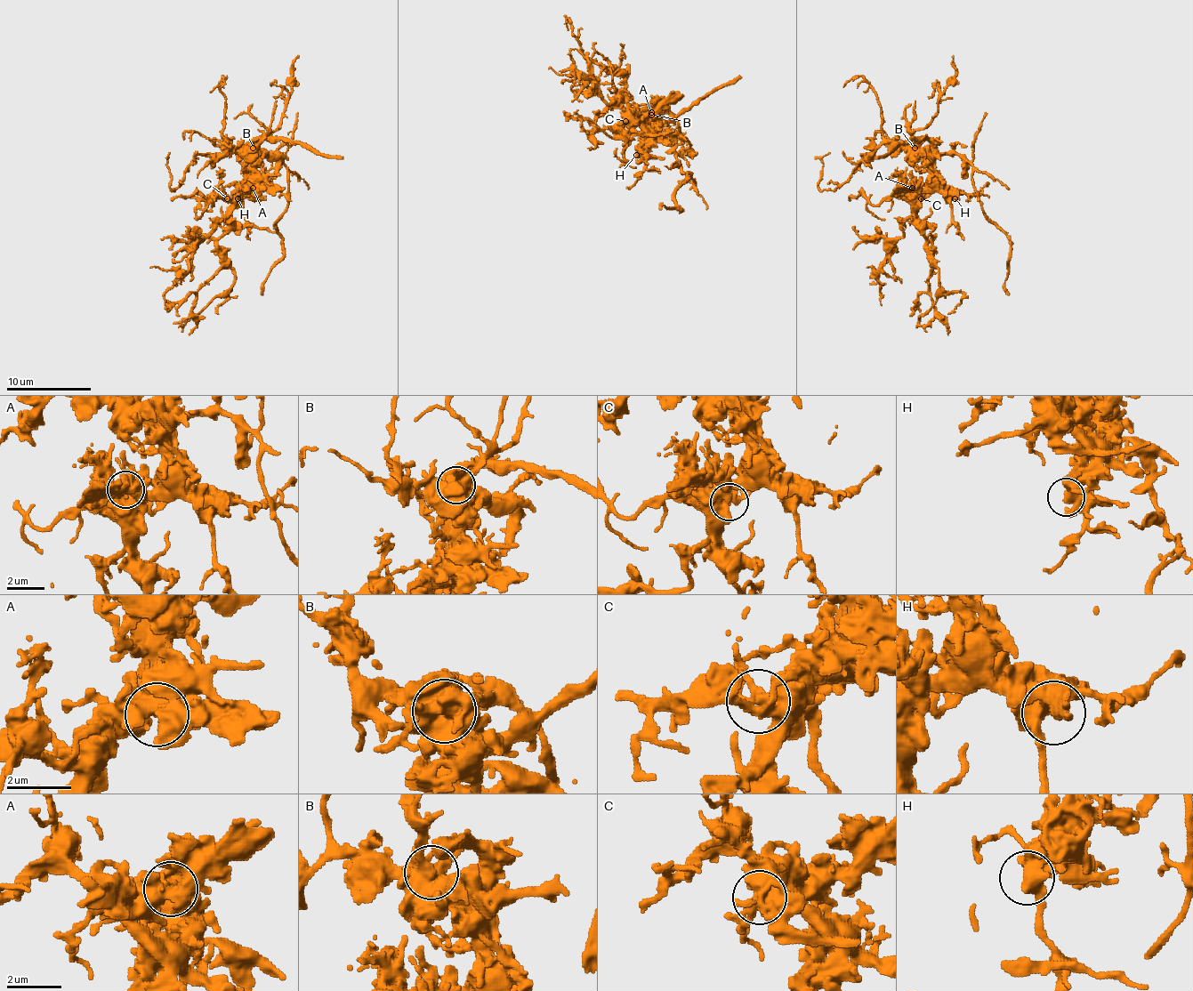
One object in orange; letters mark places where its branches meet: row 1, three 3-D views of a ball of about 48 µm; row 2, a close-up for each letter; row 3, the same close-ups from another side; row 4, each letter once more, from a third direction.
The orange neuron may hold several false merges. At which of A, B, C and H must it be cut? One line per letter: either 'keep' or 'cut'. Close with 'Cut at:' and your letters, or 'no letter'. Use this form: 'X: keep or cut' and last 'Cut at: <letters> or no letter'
A: keep
B: keep
C: keep
H: keep
Cut at: no letter

